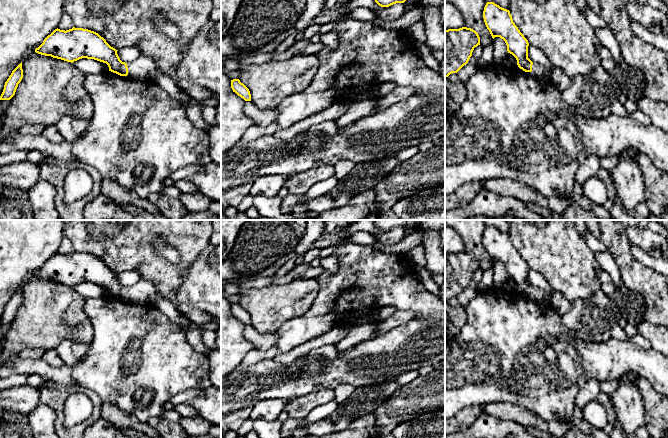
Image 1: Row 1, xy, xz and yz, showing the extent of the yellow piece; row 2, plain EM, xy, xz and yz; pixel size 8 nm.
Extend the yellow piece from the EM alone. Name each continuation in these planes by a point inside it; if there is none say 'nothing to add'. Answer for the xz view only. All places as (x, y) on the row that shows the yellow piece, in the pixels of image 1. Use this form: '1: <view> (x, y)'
nothing to add

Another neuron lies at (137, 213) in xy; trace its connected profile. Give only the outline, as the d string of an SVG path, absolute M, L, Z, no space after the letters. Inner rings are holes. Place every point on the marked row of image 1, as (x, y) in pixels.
M127 204L124 207L132 215L133 220L170 220L160 212L152 214L131 204Z

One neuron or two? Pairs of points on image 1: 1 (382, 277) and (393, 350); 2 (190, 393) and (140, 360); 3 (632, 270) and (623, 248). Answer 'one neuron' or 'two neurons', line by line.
1: two neurons
2: two neurons
3: one neuron

